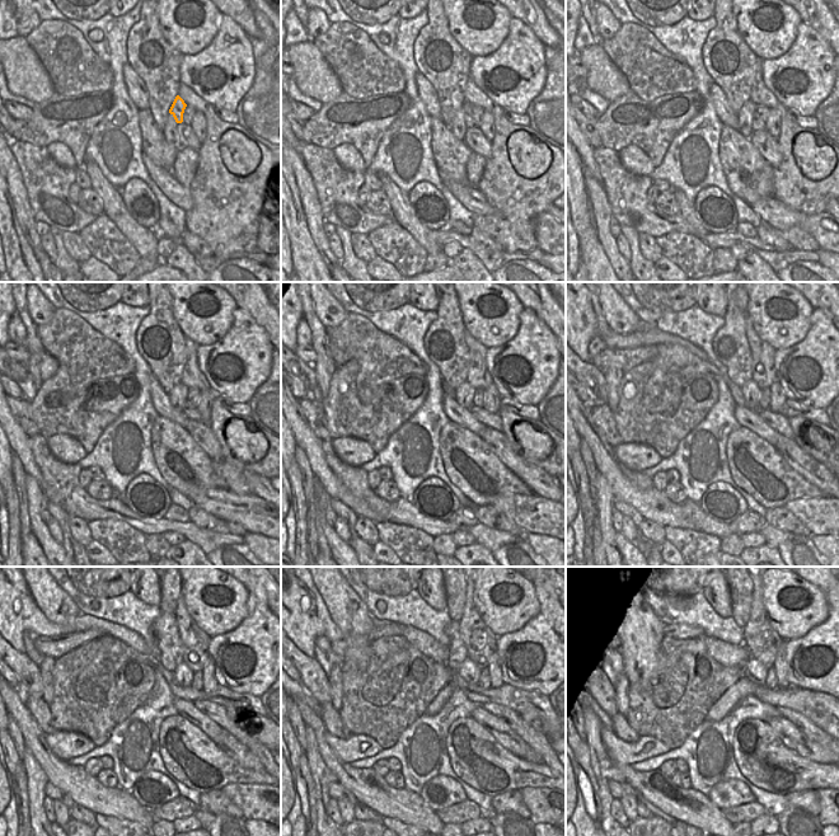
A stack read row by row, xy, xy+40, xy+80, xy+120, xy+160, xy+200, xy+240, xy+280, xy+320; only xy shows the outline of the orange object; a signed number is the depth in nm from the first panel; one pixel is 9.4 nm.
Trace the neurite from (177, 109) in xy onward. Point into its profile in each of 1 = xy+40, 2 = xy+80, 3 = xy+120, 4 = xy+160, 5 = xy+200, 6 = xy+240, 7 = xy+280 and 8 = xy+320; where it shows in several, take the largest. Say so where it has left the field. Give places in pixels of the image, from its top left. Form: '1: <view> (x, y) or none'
1: xy+40 (469, 122)
2: xy+80 (758, 125)
3: xy+120 (190, 411)
4: xy+160 (490, 419)
5: xy+200 (776, 421)
6: xy+240 (218, 713)
7: xy+280 (535, 740)
8: xy+320 (810, 729)

